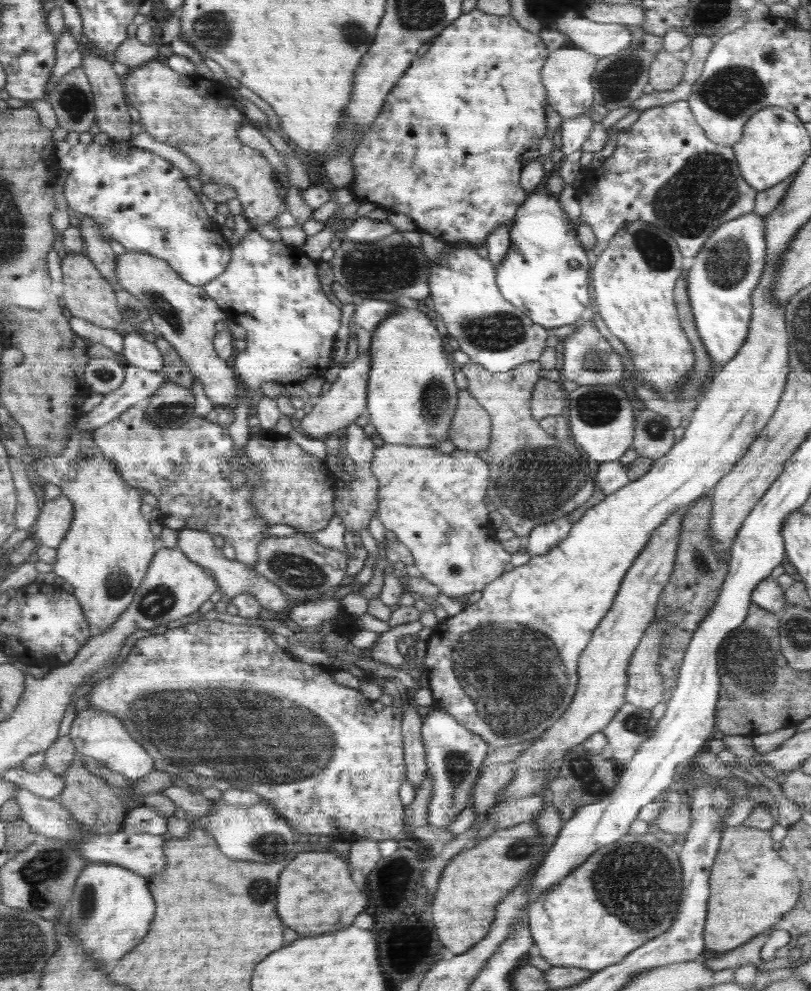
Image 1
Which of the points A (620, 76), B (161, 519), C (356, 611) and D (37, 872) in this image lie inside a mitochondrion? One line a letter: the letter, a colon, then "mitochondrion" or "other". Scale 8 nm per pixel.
A: mitochondrion
B: other
C: other
D: mitochondrion

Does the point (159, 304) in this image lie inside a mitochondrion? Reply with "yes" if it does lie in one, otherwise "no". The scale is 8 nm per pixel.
yes

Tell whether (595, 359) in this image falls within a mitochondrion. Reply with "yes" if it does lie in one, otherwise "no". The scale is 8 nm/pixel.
yes

